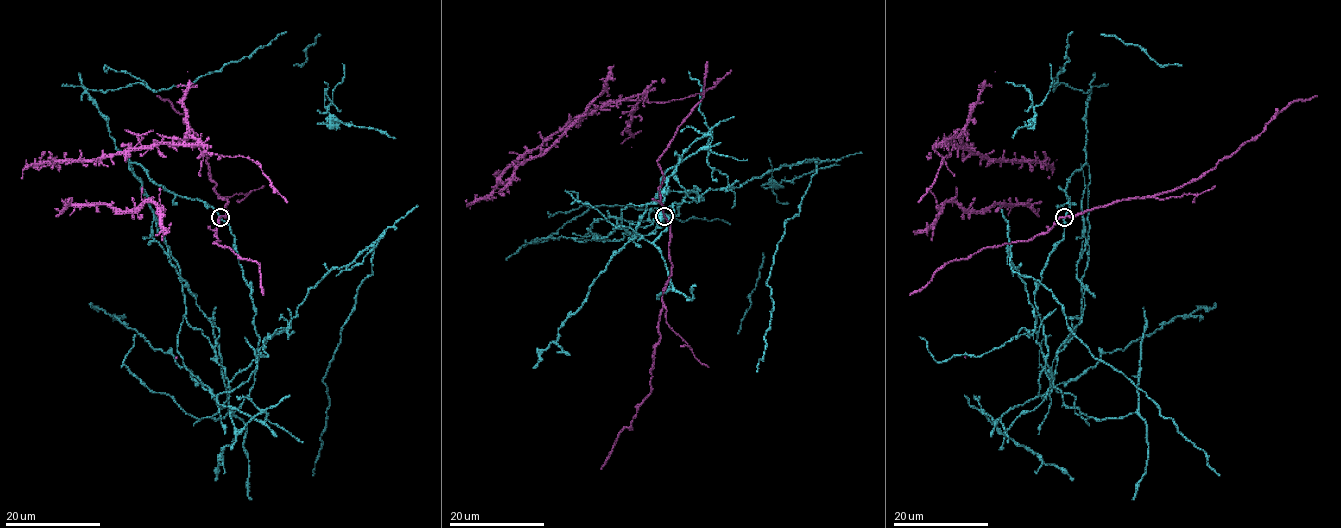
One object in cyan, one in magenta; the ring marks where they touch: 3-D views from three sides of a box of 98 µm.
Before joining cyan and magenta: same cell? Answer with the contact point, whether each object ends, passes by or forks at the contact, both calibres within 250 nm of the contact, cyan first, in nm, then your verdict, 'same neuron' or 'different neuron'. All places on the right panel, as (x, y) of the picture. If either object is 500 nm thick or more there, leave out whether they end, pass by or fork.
place (1064, 217); cyan passes by; magenta passes by; calibres 220 and 240 nm; different neuron

